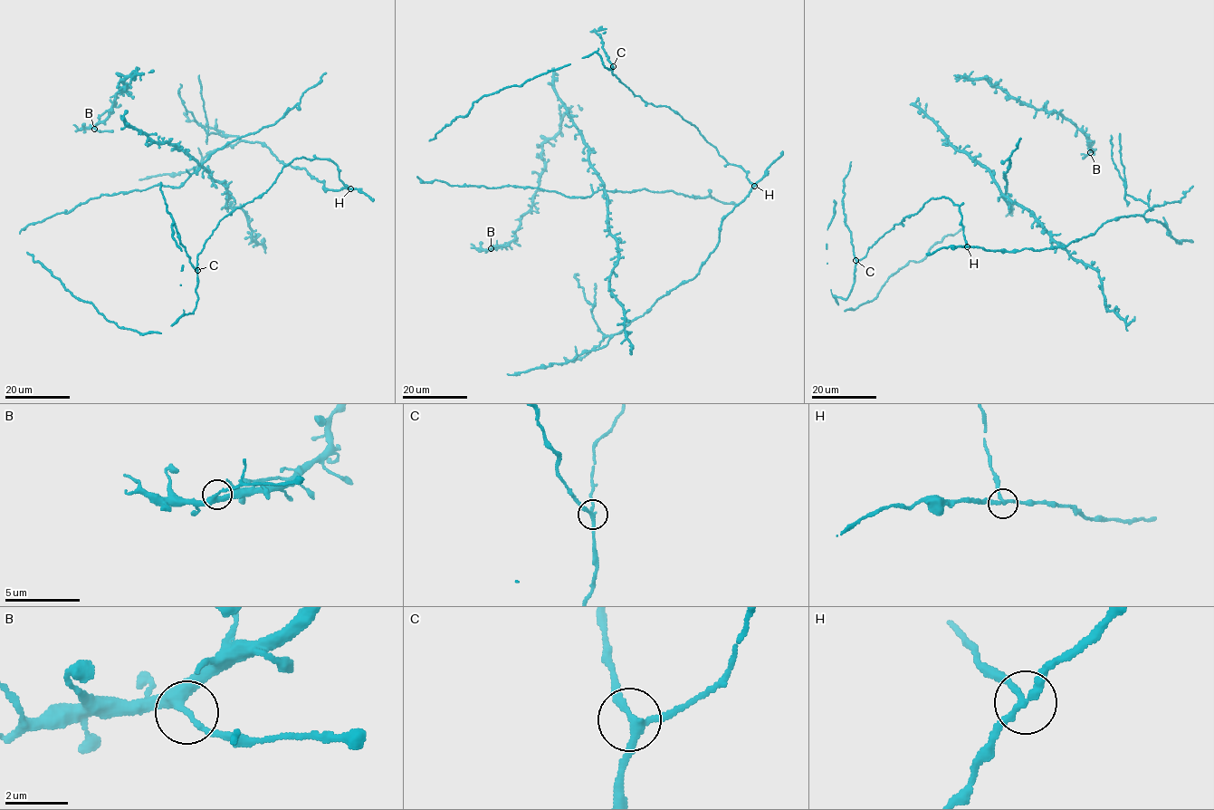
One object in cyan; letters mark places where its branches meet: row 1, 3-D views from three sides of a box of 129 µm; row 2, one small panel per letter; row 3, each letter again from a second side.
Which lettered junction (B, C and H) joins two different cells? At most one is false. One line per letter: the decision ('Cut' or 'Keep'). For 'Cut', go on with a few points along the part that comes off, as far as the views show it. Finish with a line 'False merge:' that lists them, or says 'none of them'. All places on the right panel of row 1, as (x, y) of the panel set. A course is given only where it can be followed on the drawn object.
B: Keep
C: Keep
H: Cut. Course of the part to remove: (968, 247), (1008, 251), (1064, 246), (1093, 235), (1104, 222), (1137, 214), (1161, 223), (1176, 241), (1192, 241)
False merge: H

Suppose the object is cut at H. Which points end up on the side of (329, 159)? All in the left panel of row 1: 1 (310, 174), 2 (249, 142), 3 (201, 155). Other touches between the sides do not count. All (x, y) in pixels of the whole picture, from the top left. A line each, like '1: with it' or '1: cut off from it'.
1: cut off from it
2: cut off from it
3: cut off from it

